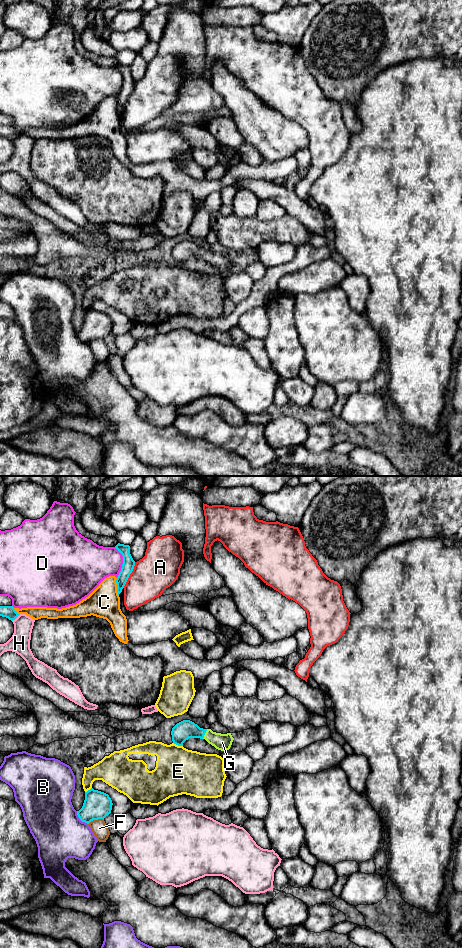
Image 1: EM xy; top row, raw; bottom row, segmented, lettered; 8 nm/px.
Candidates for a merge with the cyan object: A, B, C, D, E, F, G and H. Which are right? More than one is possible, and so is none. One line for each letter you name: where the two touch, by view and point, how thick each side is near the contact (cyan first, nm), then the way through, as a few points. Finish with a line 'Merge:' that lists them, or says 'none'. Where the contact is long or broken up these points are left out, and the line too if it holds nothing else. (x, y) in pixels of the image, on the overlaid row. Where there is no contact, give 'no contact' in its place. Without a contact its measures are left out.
G: xy (204, 734) | 160/130 nm | across xy (182, 731), (195, 731), (204, 734), (222, 742)
Merge: G

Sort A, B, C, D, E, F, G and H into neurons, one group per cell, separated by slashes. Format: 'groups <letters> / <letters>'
groups A / B / C / D / E / F / G / H

